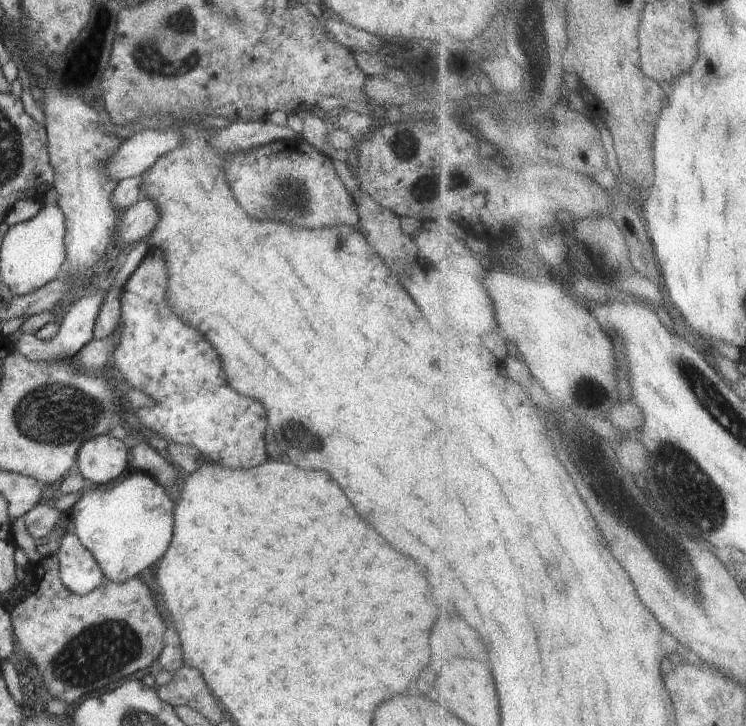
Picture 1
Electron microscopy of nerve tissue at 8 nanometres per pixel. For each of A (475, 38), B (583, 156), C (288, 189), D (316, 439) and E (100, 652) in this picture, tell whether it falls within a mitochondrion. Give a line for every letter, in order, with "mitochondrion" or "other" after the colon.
A: other
B: other
C: mitochondrion
D: mitochondrion
E: mitochondrion

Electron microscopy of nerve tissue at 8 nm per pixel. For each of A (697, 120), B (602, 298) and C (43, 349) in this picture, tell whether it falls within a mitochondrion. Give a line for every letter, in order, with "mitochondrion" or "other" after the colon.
A: other
B: other
C: other

